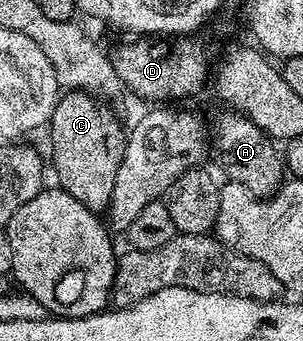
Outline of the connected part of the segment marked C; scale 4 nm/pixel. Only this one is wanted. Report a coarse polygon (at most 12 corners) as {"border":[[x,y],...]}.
{"border":[[89,91],[59,94],[48,124],[57,186],[110,206],[128,134]]}

